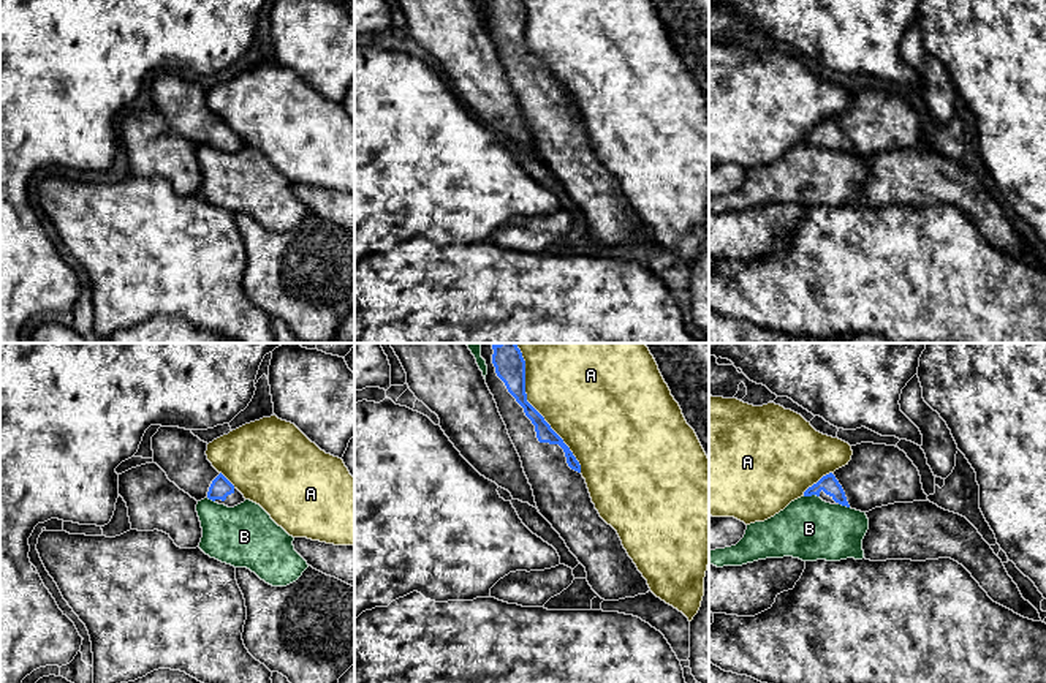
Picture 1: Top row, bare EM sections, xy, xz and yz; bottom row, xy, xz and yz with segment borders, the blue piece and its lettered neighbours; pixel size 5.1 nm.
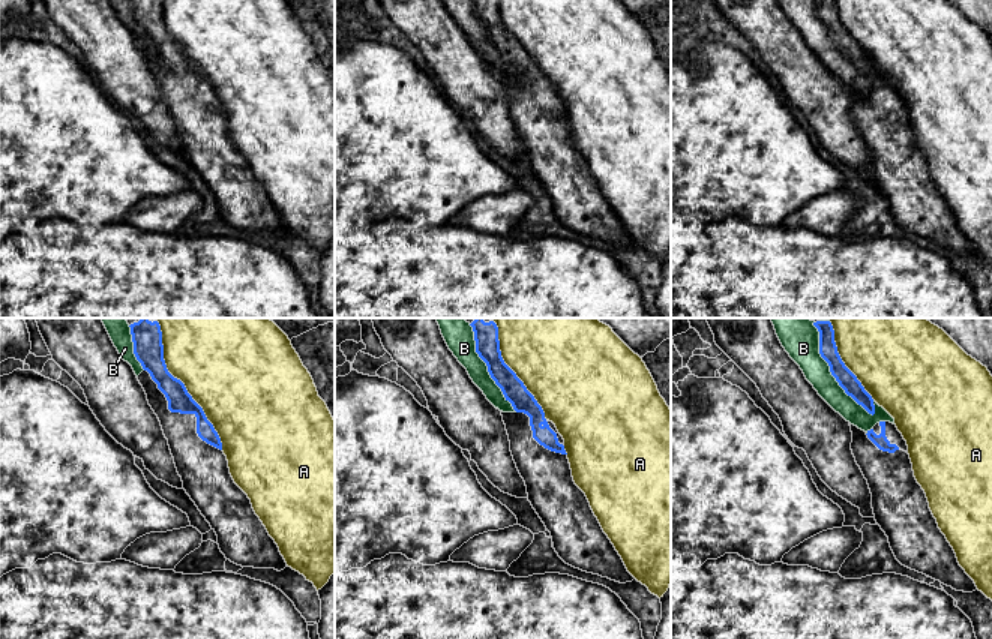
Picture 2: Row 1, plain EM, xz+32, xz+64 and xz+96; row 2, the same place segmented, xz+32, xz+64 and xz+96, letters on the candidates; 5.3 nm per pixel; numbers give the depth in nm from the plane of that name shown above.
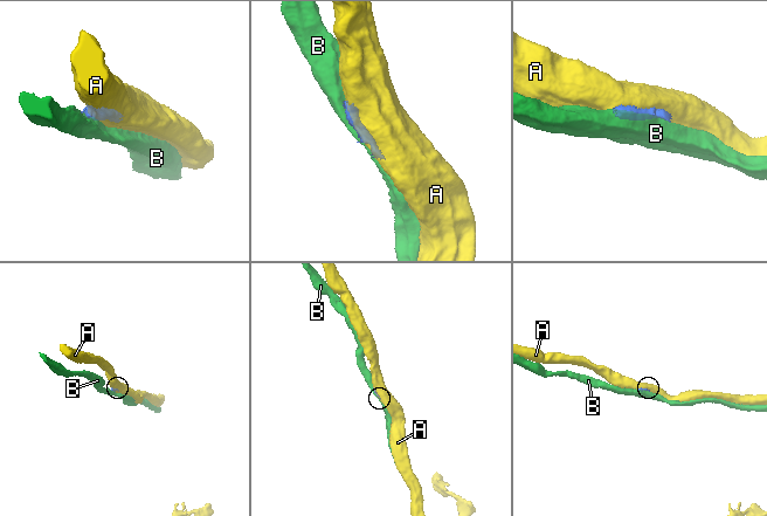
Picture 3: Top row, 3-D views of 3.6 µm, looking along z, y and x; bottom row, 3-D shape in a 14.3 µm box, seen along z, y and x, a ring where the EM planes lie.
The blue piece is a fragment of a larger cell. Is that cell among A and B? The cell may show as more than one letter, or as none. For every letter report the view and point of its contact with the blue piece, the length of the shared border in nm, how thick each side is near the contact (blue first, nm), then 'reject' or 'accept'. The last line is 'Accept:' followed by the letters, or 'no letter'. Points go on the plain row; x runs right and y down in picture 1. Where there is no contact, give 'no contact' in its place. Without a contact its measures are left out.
A: xz (538, 59) | 650 nm | 140/440 nm | reject
B: yz (811, 141) | 80 nm | 90/320 nm | reject
Accept: no letter

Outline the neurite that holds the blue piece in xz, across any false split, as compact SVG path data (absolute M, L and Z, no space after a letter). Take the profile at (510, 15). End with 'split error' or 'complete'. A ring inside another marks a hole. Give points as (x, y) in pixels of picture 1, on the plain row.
M481 0L481 3L487 11L486 30L521 103L536 153L586 213L592 236L604 247L649 239L647 226L628 202L617 177L595 155L579 108L544 63L527 47L522 0Z | split error

